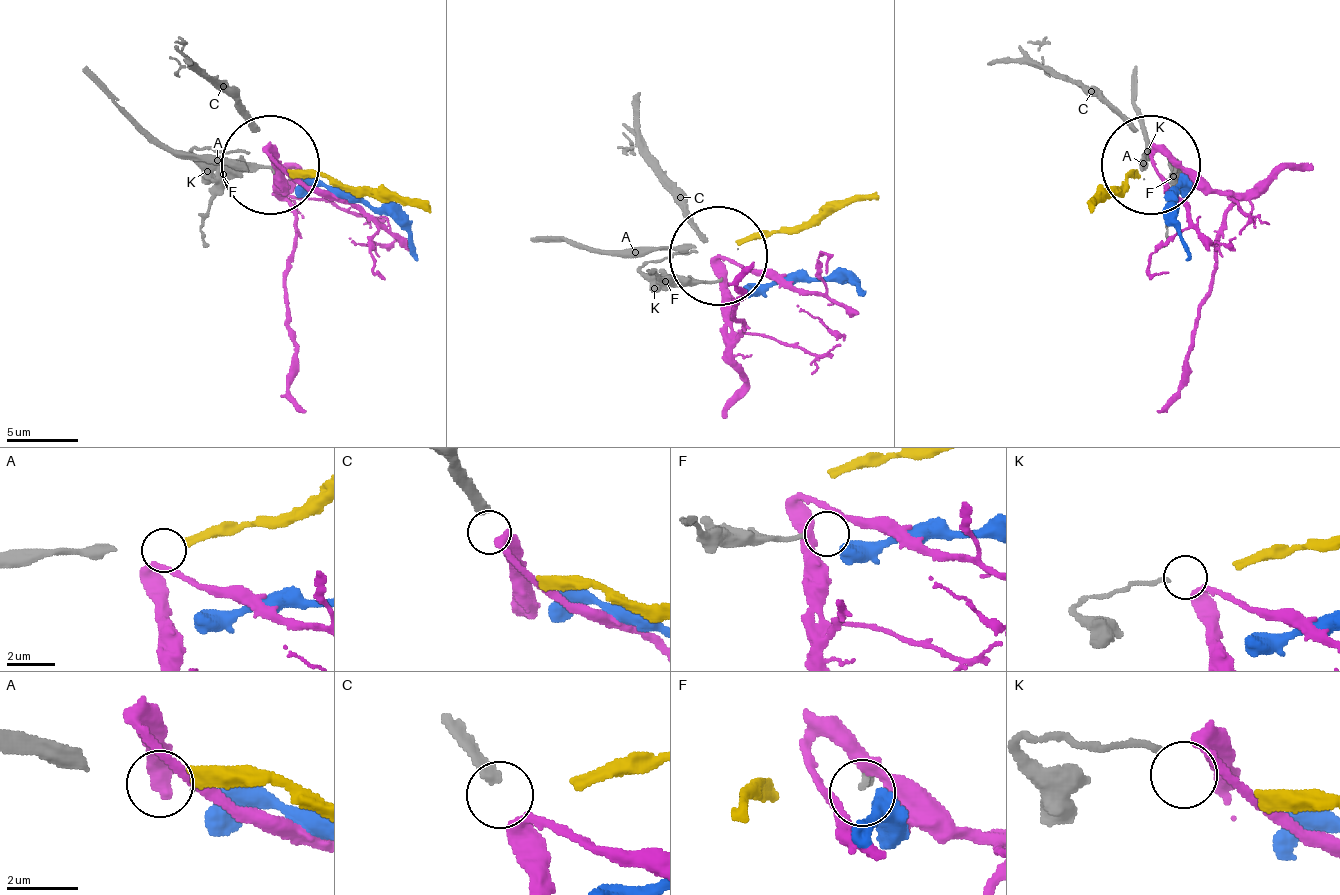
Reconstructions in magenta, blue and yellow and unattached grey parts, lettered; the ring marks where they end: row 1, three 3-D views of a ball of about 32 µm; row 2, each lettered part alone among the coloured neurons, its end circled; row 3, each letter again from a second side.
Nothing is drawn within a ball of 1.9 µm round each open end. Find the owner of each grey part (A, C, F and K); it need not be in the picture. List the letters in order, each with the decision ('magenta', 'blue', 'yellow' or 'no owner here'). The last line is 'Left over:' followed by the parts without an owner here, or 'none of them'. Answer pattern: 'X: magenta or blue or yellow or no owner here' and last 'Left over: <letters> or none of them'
A: yellow
C: magenta
F: blue
K: no owner here
Left over: K

